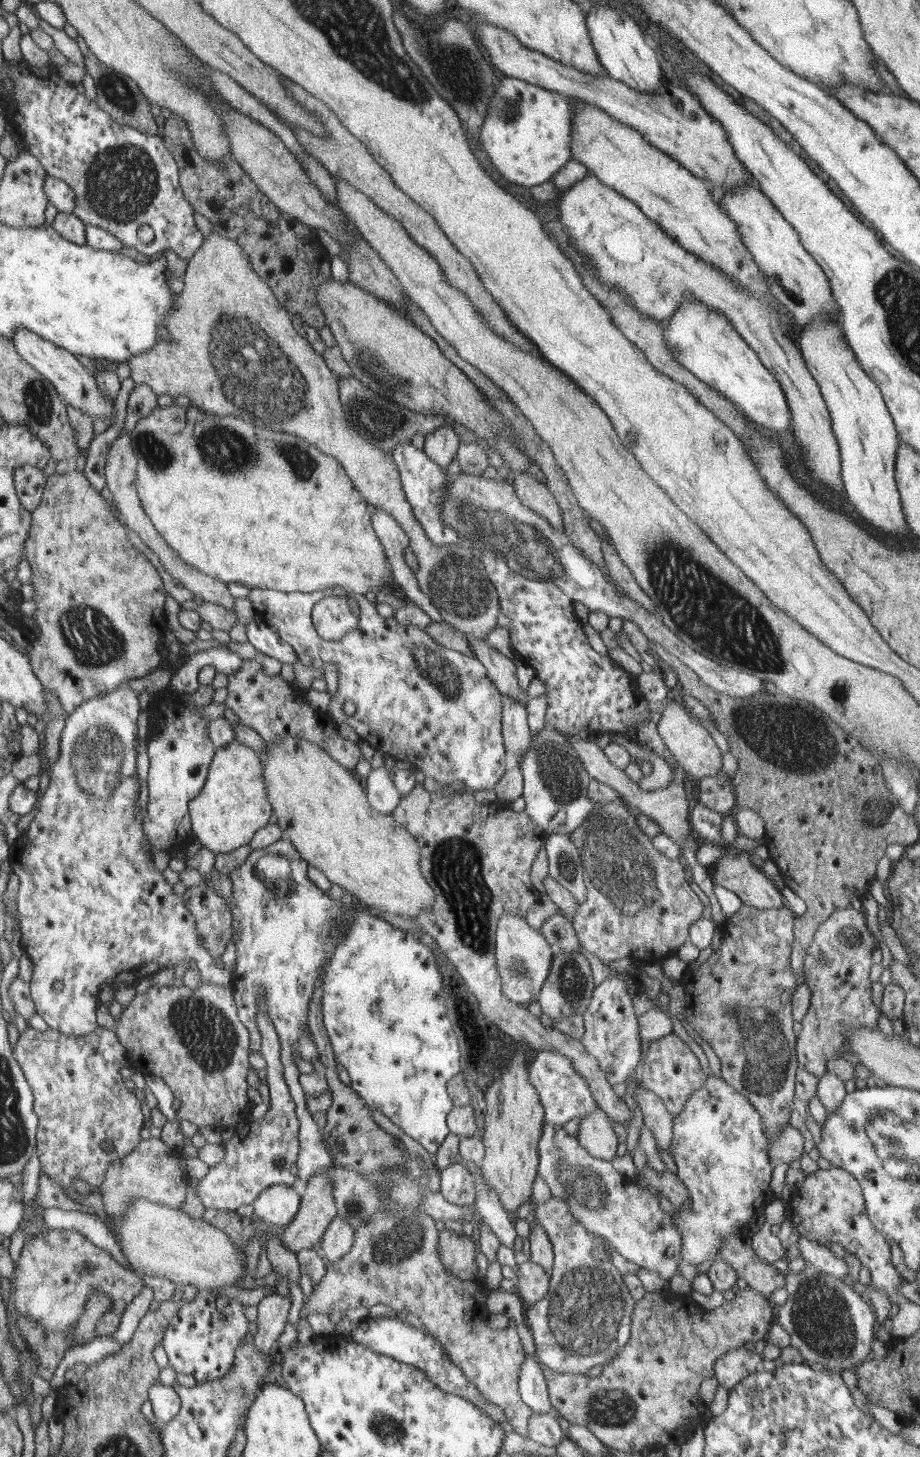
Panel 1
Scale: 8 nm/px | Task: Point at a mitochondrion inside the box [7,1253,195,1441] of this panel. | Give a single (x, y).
(61, 1297)

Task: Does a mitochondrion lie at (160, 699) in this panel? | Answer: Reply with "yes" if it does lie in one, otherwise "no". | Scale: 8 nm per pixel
no

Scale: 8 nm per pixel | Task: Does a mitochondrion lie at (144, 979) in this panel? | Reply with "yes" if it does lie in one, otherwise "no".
no

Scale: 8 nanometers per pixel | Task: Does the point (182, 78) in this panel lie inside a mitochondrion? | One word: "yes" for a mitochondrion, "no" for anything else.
no

